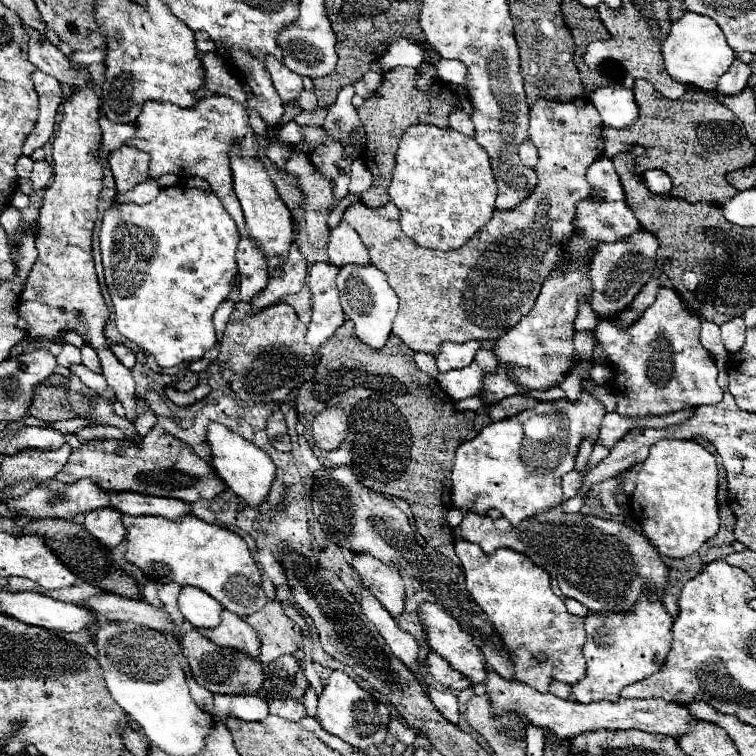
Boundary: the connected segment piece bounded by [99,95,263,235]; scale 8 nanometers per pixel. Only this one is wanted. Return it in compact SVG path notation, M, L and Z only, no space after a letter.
M225 95L201 99L193 109L179 109L179 105L147 101L147 105L143 105L141 115L131 125L115 125L105 117L99 119L99 125L103 131L101 155L109 155L119 145L131 145L151 155L151 163L149 163L151 179L159 179L161 175L167 175L167 173L173 173L179 177L207 179L215 195L223 201L223 205L227 205L227 213L231 213L231 217L239 225L241 235L245 235L245 220L241 213L241 205L233 191L227 149L231 147L231 139L233 139L241 145L243 157L257 157L257 159L263 157L261 155L263 149L255 143L255 135L247 119L249 119L247 111Z

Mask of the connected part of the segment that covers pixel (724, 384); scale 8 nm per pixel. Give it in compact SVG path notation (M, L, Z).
M703 321L701 323L701 333L699 333L699 341L701 345L713 353L718 369L718 385L723 392L728 391L729 376L727 375L727 357L729 353L725 351L723 343L721 343L721 333L719 333L719 327L715 323L709 323L709 321Z

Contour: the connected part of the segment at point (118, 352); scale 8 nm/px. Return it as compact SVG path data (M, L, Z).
M111 345L111 351L115 353L115 357L127 367L127 369L133 369L135 365L135 353L131 349L127 349L125 345Z

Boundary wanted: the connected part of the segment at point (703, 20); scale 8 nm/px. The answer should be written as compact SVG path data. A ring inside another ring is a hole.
M687 11L679 21L675 21L671 25L671 33L669 33L667 41L663 43L663 59L665 59L665 67L667 67L669 75L675 81L691 83L691 85L697 85L697 87L709 89L709 91L715 91L719 77L733 63L733 55L735 53L727 45L719 25L715 25L715 21L711 21L711 17L697 15L691 11Z

